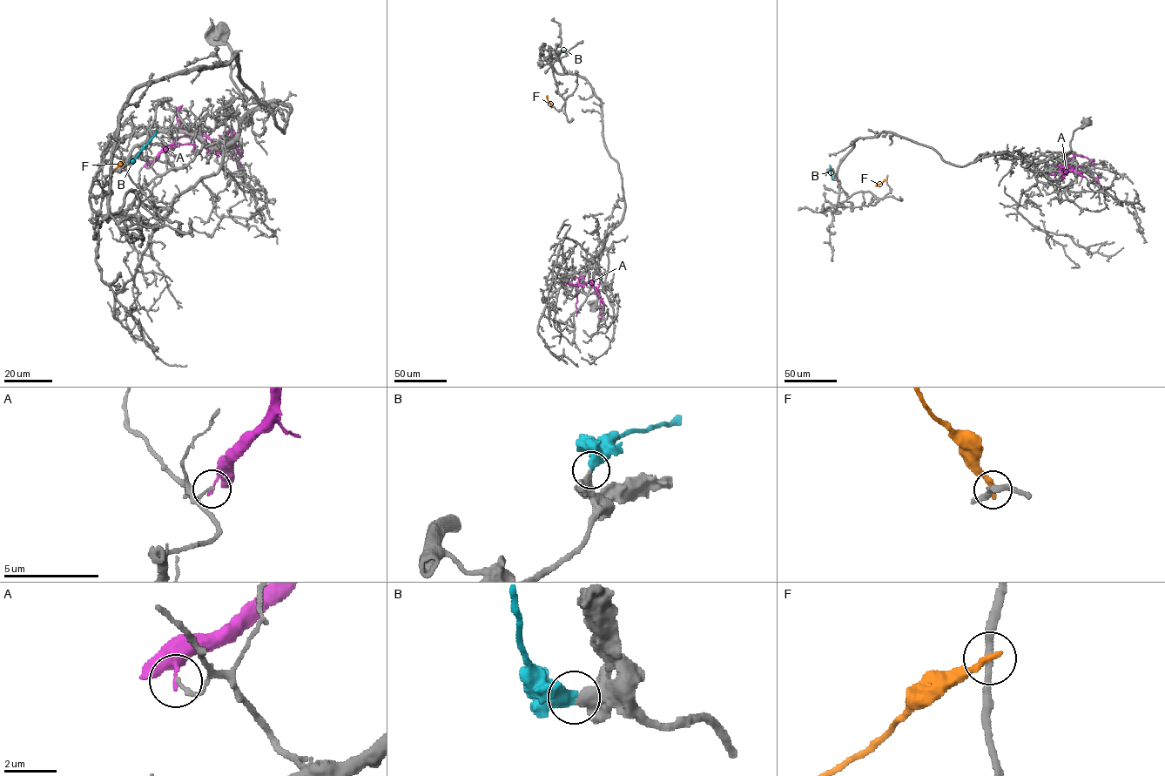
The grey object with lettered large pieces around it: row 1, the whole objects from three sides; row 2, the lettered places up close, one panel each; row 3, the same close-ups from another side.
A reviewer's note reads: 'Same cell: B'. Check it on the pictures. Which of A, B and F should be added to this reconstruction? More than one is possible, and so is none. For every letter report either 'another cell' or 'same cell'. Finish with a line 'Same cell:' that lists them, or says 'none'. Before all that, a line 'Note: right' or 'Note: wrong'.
Note: right
A: another cell
B: same cell
F: another cell
Same cell: B

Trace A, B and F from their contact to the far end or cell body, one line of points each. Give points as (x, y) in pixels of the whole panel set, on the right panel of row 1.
A: (1060, 181), (1066, 168), (1063, 167), (1067, 171), (1087, 172), (1099, 184)
B: (833, 178), (829, 165)
F: (886, 178), (876, 185)

